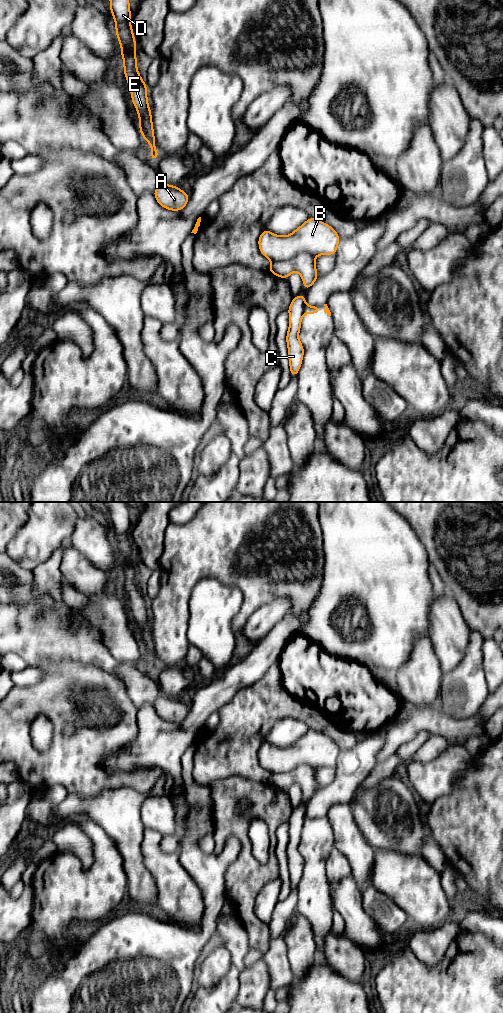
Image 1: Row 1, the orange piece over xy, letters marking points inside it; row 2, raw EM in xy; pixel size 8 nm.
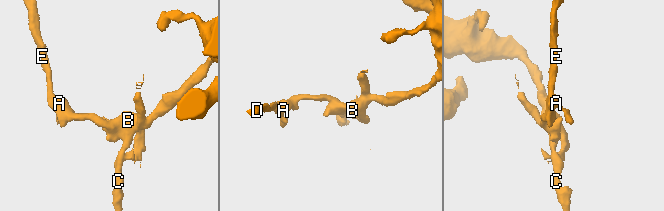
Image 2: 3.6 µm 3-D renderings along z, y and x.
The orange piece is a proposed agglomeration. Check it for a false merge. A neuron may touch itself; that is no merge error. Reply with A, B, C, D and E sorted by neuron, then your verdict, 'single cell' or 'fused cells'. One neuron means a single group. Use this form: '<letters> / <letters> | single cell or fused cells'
A B D E / C | fused cells

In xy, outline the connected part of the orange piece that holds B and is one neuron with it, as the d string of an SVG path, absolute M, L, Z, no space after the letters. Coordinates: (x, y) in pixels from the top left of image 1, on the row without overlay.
M309 729L305 735L286 748L265 741L259 748L261 766L271 773L285 774L302 764L314 767L336 767L341 750L327 735Z

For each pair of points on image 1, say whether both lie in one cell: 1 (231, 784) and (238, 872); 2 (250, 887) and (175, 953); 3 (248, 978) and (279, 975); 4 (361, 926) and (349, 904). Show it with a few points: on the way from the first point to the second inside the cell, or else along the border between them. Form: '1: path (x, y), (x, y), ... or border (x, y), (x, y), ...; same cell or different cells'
1: path (228, 806), (228, 818), (240, 830), (245, 850); same cell
2: border (223, 876), (227, 899); different cells
3: border (262, 957), (267, 965), (270, 989); different cells
4: path (357, 921), (351, 909); same cell

